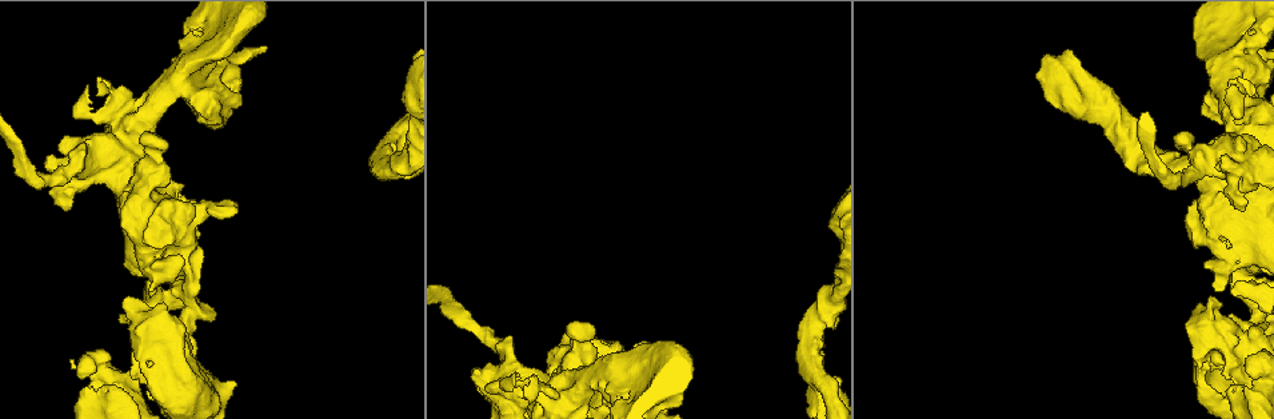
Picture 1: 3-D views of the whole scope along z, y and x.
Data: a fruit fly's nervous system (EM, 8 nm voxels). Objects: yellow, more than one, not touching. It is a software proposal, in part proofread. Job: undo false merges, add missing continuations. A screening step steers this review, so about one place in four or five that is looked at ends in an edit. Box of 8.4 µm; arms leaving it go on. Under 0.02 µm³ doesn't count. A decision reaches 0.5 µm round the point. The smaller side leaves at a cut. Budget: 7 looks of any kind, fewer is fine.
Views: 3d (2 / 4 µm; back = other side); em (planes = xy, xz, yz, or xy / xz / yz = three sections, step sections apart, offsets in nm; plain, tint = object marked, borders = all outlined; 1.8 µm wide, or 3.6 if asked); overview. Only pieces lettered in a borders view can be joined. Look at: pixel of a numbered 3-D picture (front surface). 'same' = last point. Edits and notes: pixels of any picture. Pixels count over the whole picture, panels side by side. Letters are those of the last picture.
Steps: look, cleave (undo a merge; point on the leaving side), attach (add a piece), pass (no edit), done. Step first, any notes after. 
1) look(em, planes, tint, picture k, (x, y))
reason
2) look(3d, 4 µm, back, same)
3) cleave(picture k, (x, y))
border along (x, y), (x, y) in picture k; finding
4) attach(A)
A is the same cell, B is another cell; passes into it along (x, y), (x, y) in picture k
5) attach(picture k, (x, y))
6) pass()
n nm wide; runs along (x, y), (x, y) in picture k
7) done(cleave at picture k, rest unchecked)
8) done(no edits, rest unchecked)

look(3d, 4 µm, picture 1, (187, 291))
calibre changes

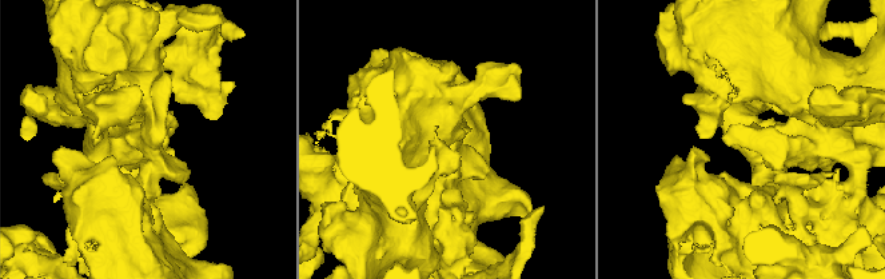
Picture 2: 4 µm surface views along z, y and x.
look(em, xz, step 8, borders, picture 2, (453, 148))
4 arms; now the EM

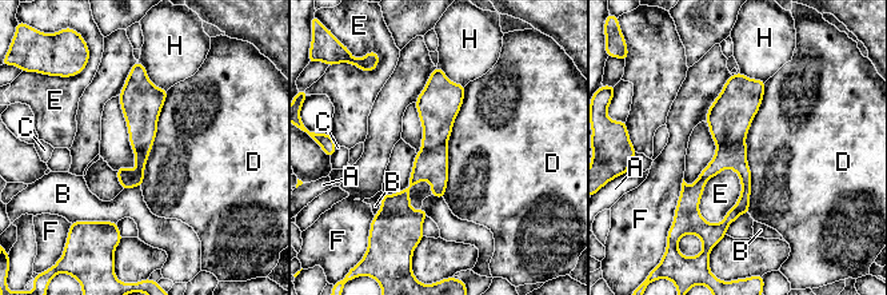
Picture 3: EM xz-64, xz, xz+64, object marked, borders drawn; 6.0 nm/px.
pass()
180 nm wide; D touches over 800 nm; A, B, C, D, E, F and H are other cells; all the same neuron

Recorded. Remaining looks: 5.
look(3d, 4 µm, back, picture 1, (1226, 390))
an open end

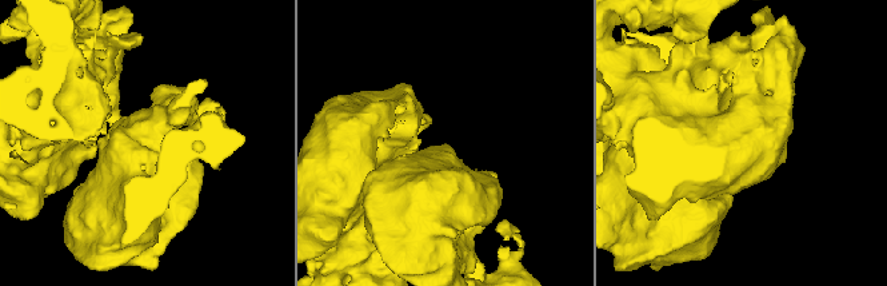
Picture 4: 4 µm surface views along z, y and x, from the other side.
look(em, 3.6 µm, yz, step 16, borders, picture 4, (449, 145))

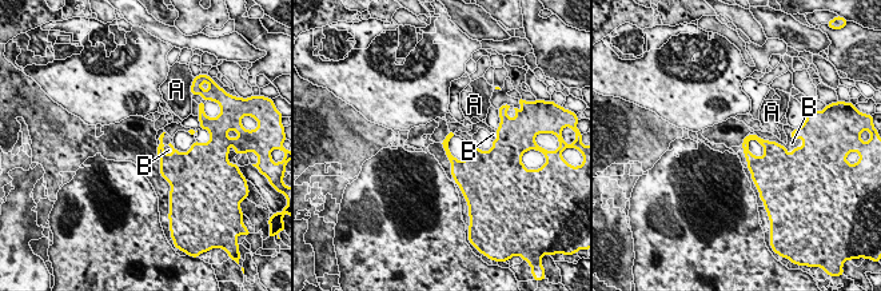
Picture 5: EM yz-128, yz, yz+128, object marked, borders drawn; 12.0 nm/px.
look(em, 3.6 µm, planes, borders, same)
cut it another way

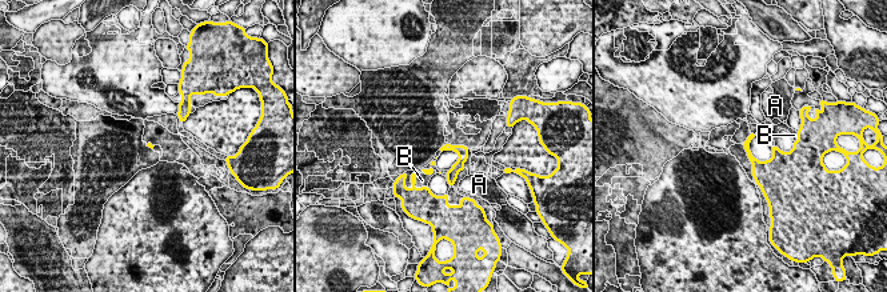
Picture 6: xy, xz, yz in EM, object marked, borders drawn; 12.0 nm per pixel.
attach(B)
B is the same cell, A is another cell; it goes on there

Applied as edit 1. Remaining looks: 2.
look(em, 3.6 µm, planes, tint, picture 1, (104, 159))
sharp bend

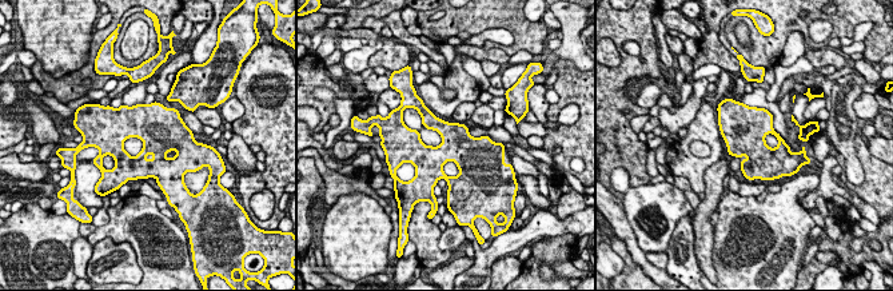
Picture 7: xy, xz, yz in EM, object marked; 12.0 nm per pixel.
look(em, 3.6 µm, planes, borders, same)
see the neighbours

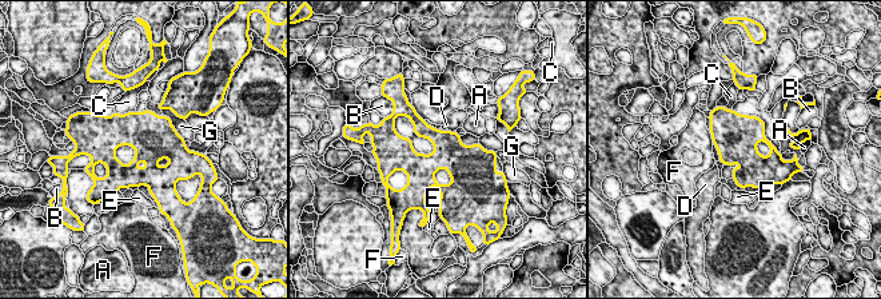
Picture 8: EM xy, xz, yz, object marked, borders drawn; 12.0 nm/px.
pass()
A, B, C, D, E, F and G are other cells; border along (449, 130), (453, 132) in picture 8; one neuron here

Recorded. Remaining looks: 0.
done(attach at picture 6, rest unchecked)

